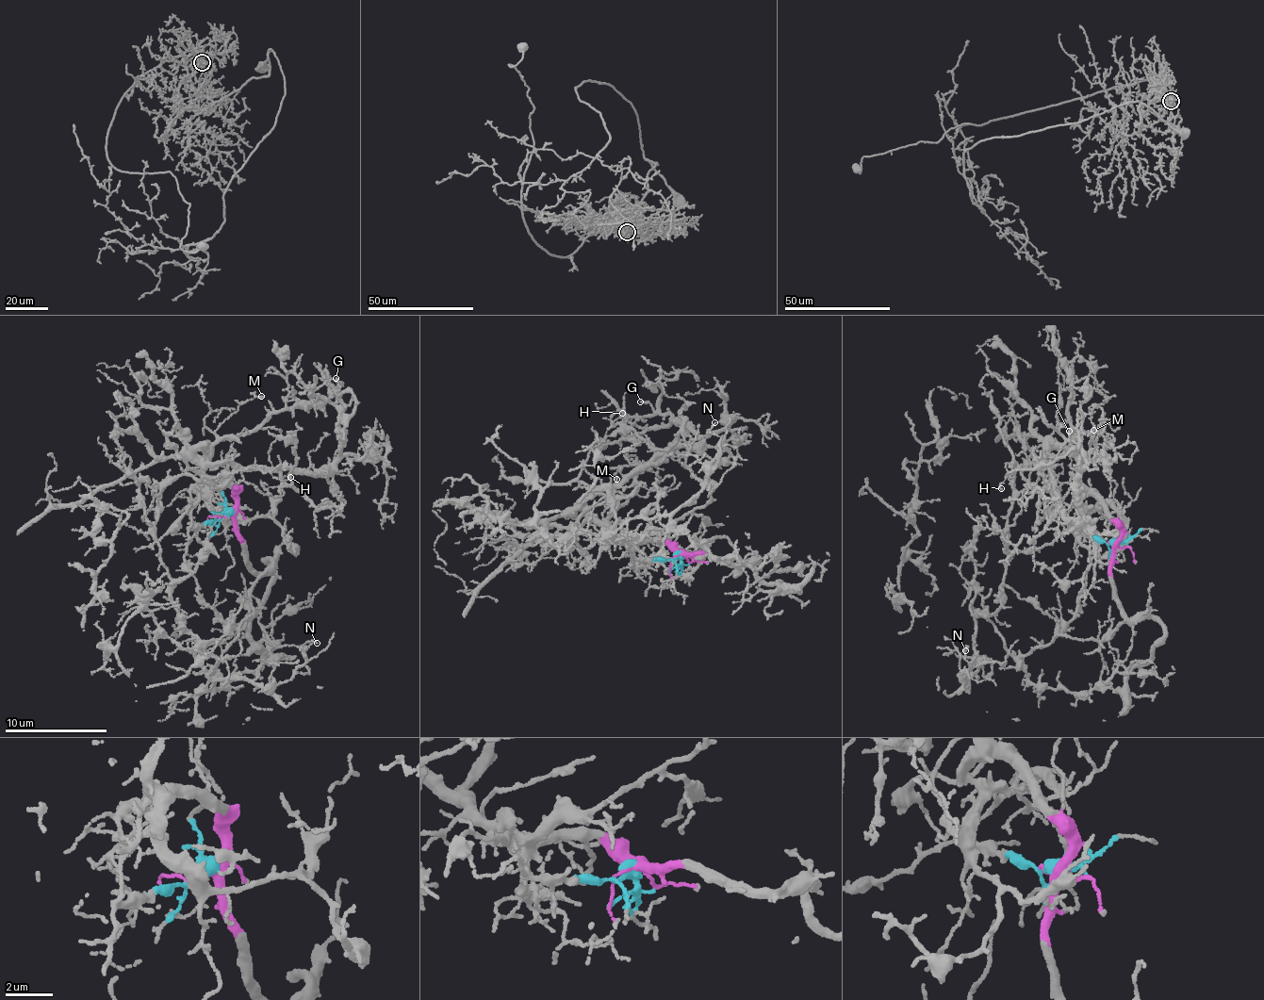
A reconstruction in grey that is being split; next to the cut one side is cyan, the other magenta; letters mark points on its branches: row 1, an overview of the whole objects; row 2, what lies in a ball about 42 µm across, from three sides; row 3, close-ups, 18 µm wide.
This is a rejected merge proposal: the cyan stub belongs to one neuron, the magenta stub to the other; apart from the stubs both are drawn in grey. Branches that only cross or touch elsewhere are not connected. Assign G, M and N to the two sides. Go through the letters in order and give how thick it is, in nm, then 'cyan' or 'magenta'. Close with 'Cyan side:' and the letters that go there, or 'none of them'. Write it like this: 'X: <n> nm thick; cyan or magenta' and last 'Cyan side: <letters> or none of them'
G: 150 nm thick; magenta
M: 110 nm thick; magenta
N: 120 nm thick; cyan
Cyan side: N

